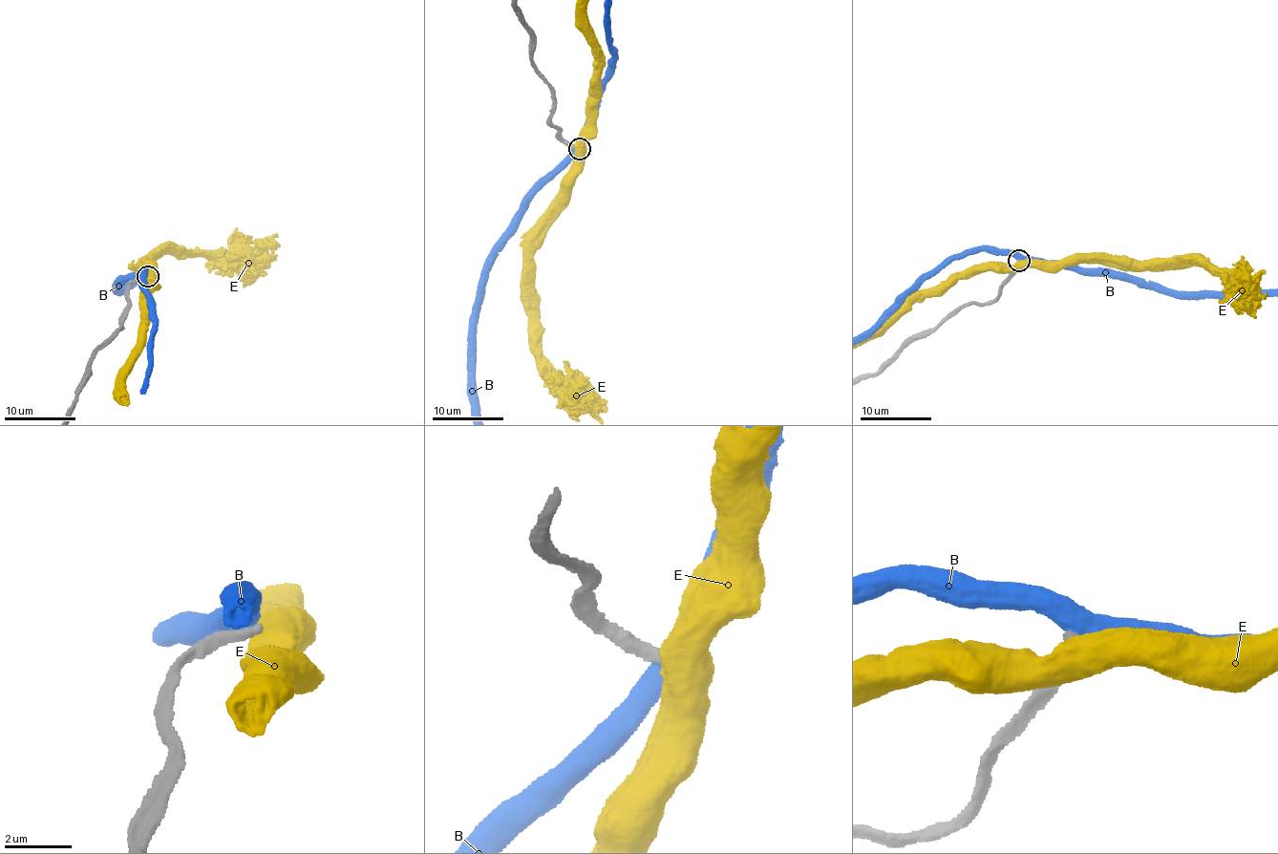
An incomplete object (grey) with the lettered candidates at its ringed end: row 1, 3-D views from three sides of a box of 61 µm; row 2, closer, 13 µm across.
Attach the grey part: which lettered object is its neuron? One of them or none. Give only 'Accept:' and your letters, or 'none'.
Accept: none

